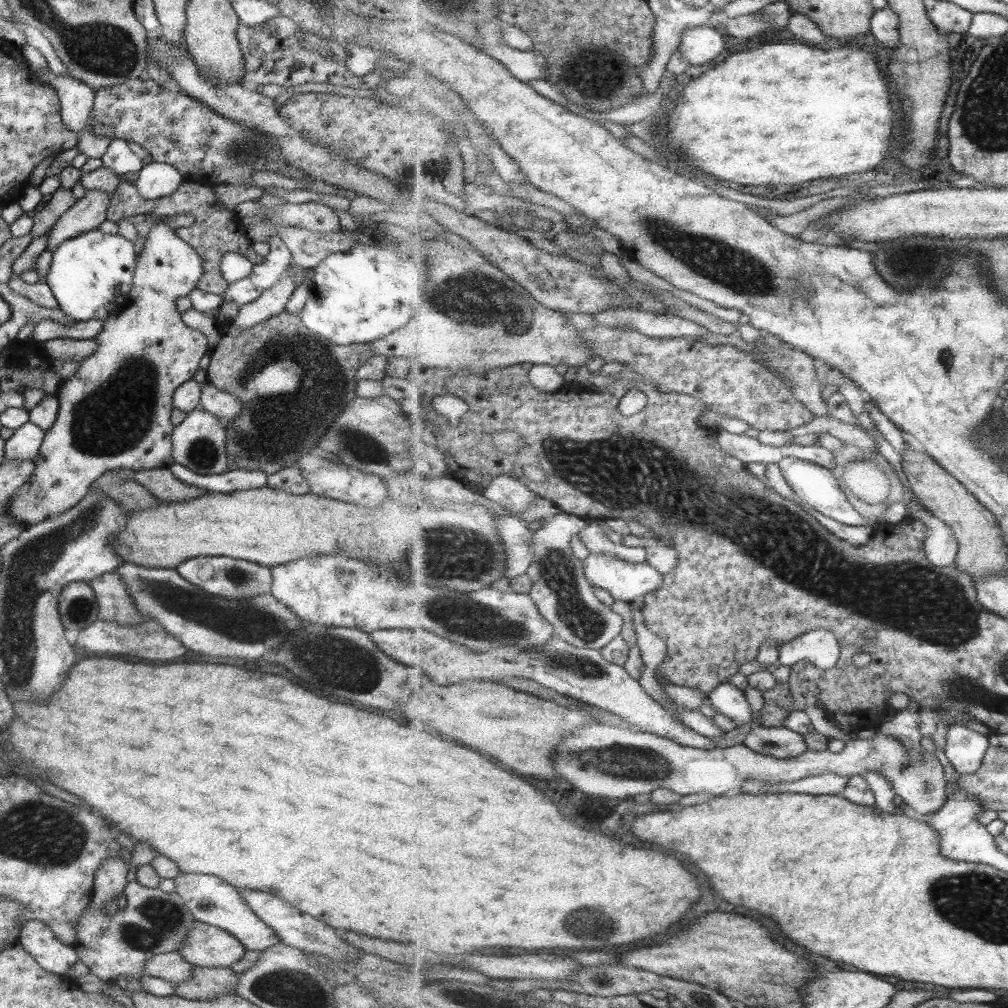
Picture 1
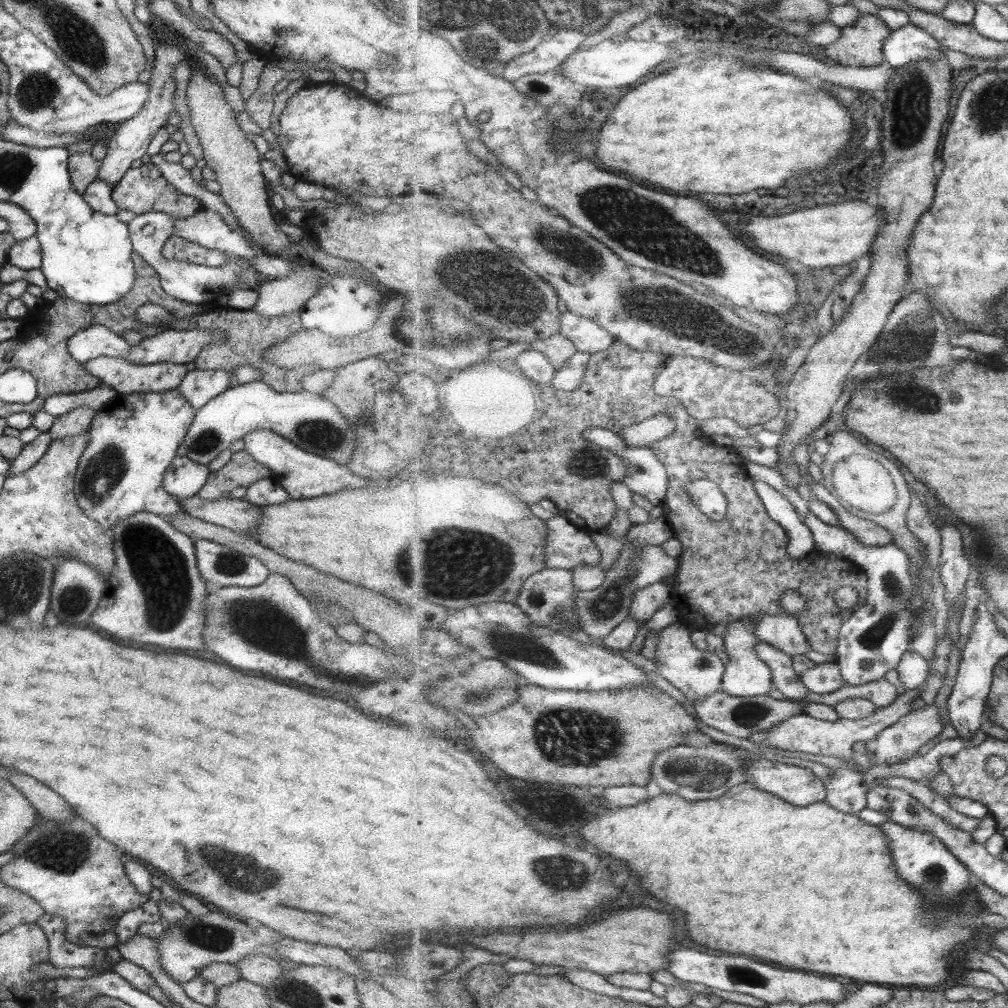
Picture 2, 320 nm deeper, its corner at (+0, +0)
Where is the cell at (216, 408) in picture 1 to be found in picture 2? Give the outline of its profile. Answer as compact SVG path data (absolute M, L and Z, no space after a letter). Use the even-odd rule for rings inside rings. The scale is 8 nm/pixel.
M258 428L241 439L244 444L242 451L255 462L265 465L270 474L278 478L279 484L288 494L289 499L315 498L325 494L333 494L335 491L345 488L361 487L366 483L365 479L355 477L345 465L305 452L270 430Z

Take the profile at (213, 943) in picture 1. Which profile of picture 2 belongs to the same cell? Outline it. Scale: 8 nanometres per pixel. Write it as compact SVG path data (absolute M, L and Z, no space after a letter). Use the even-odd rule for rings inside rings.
M248 954L233 966L239 969L238 973L241 973L243 980L258 984L264 989L284 973L276 959L262 954Z

